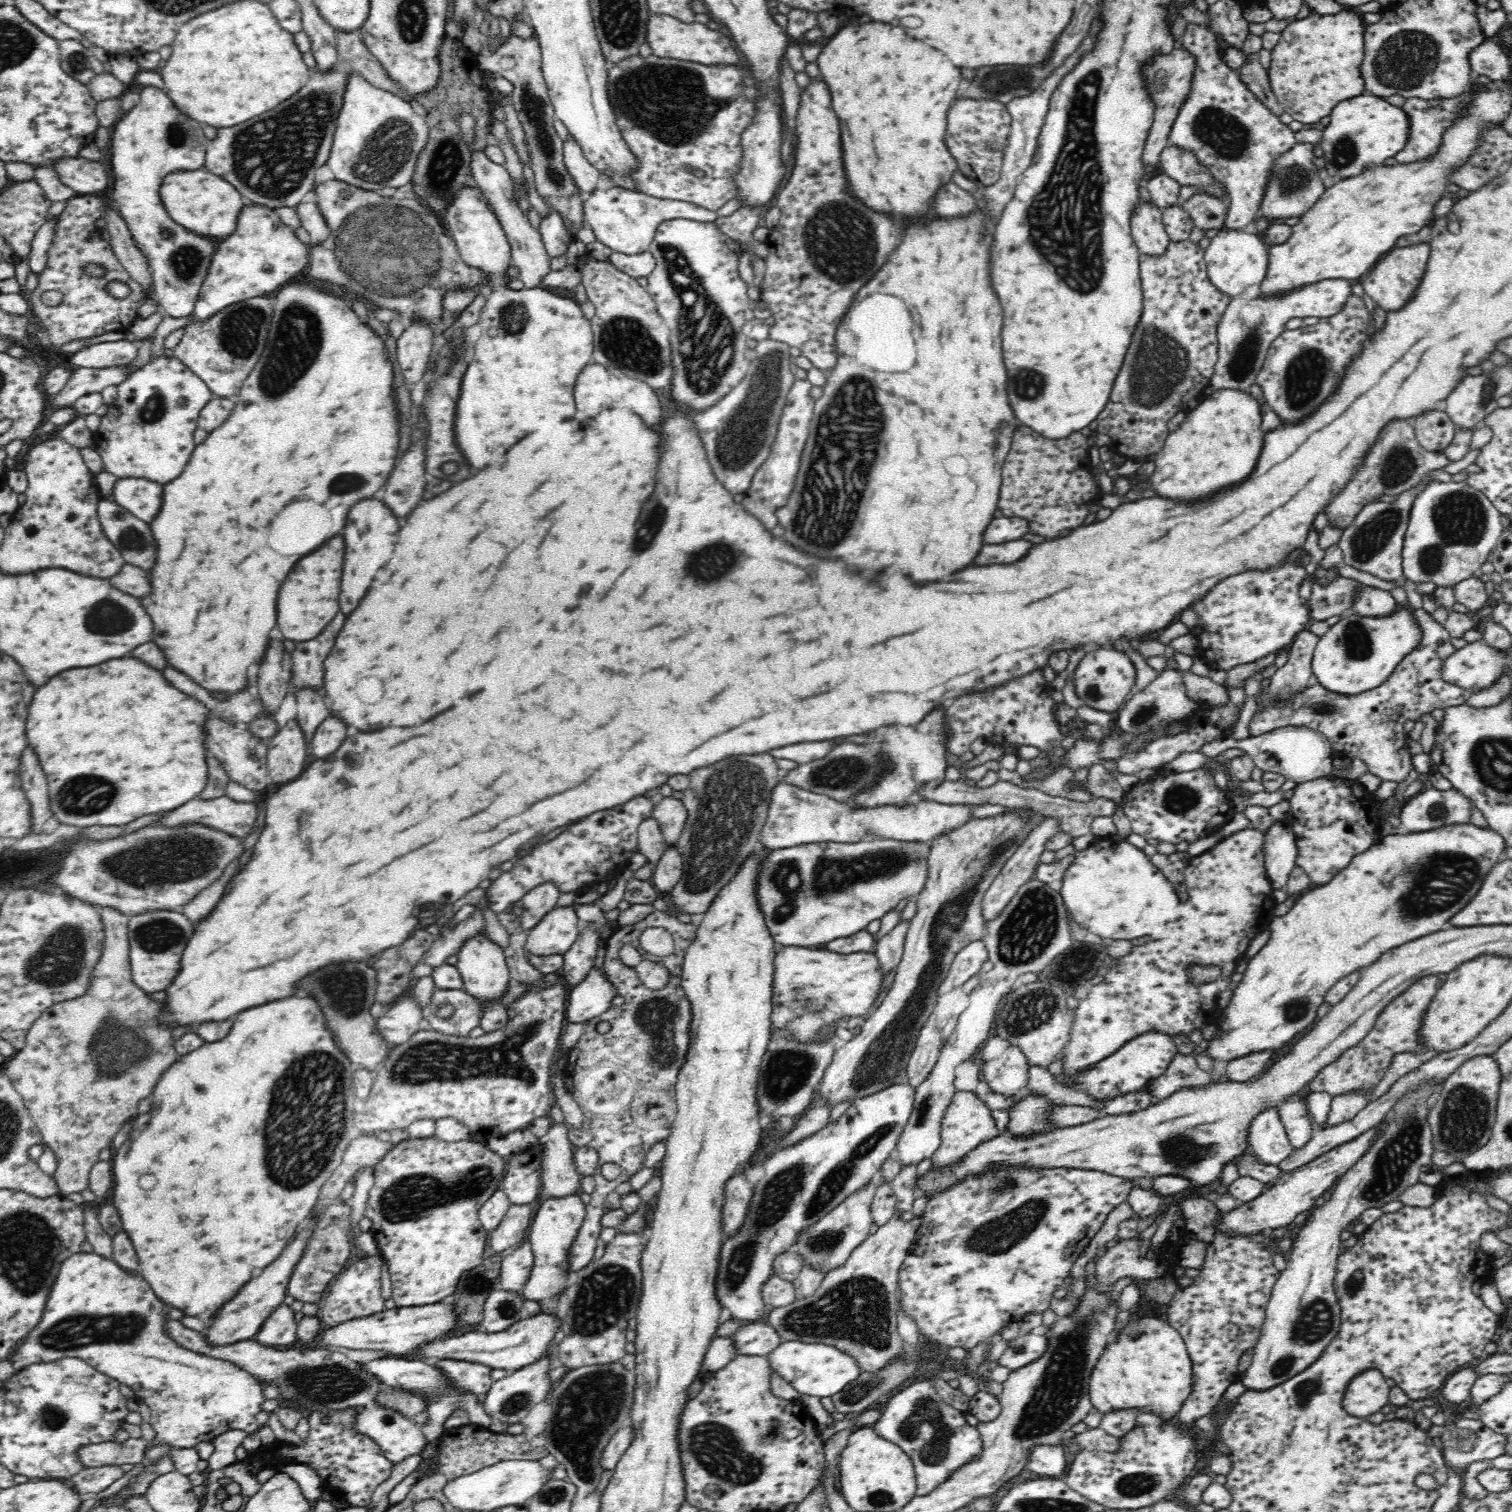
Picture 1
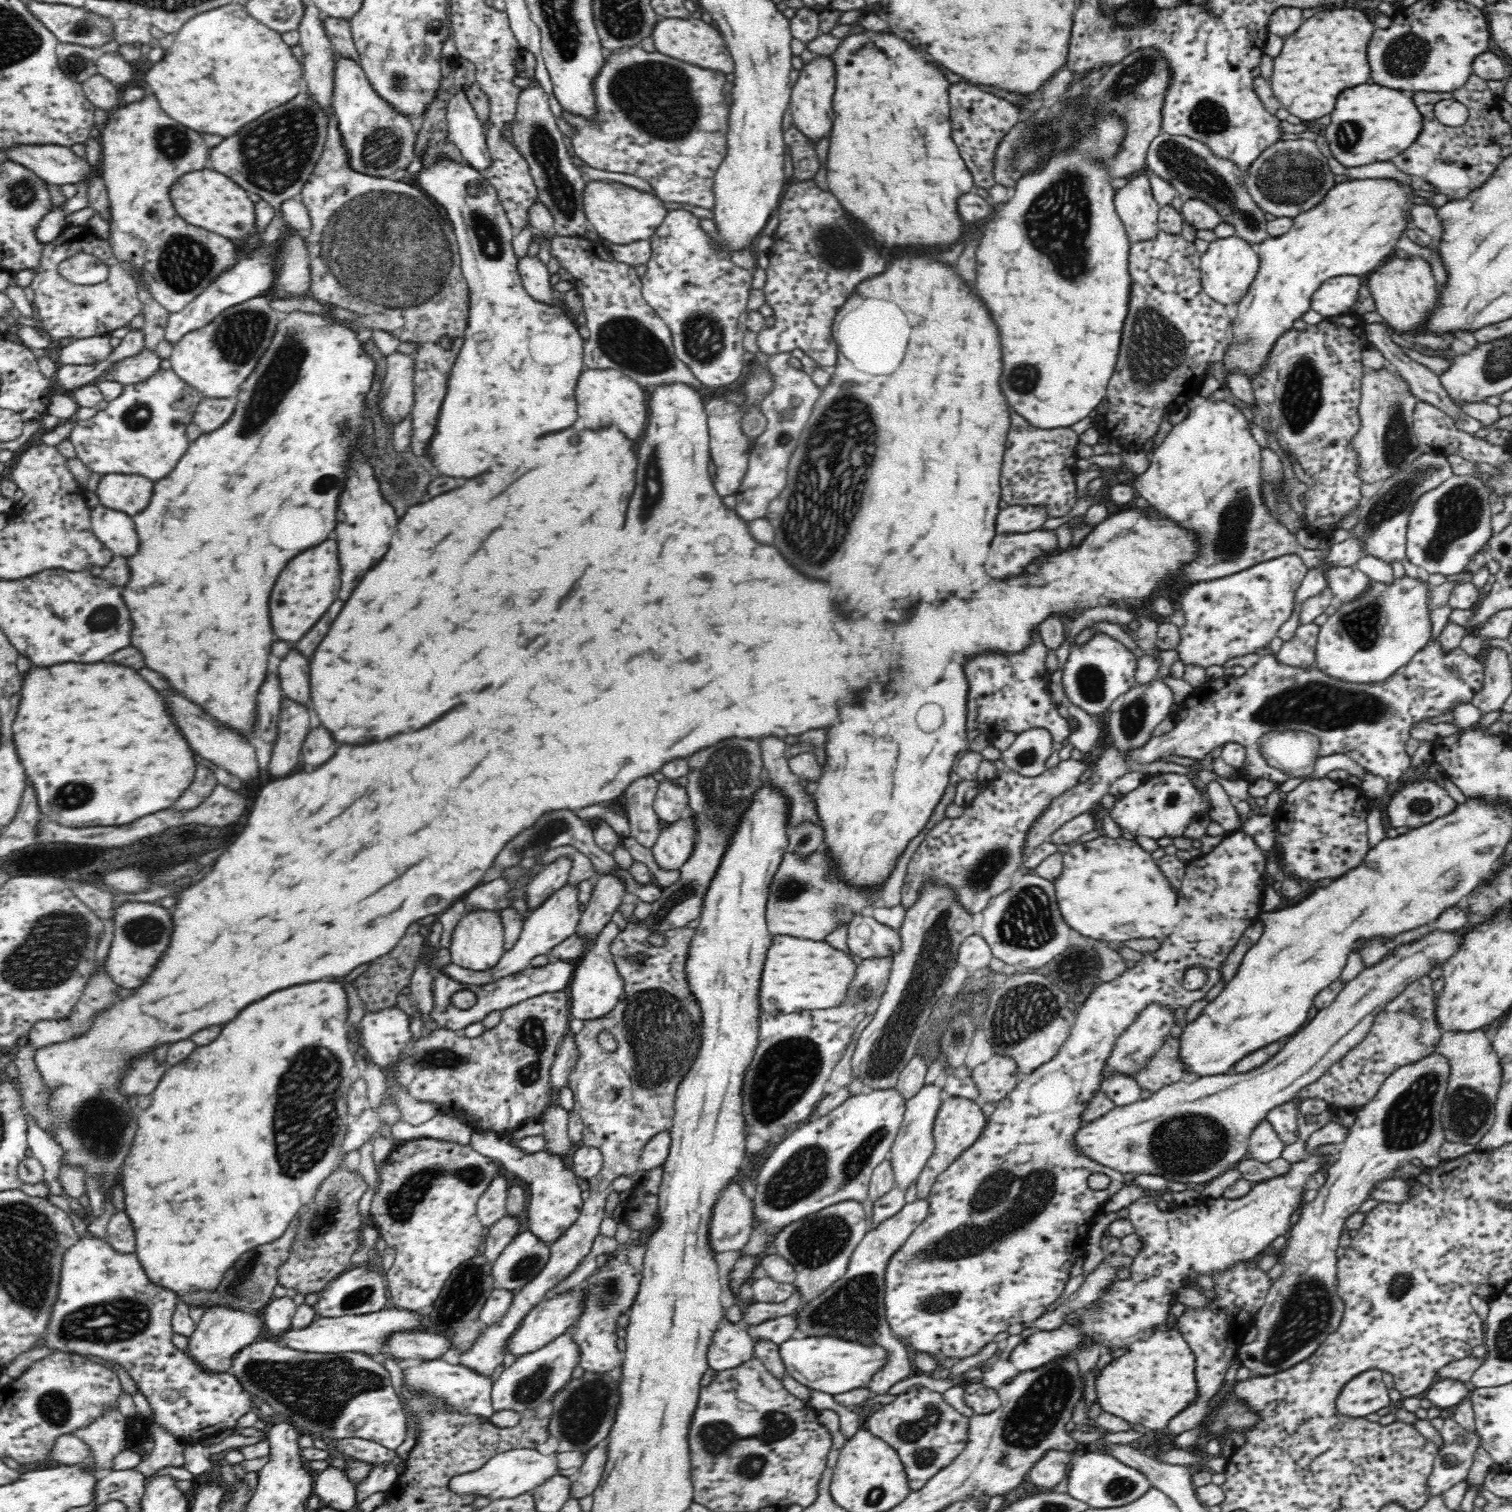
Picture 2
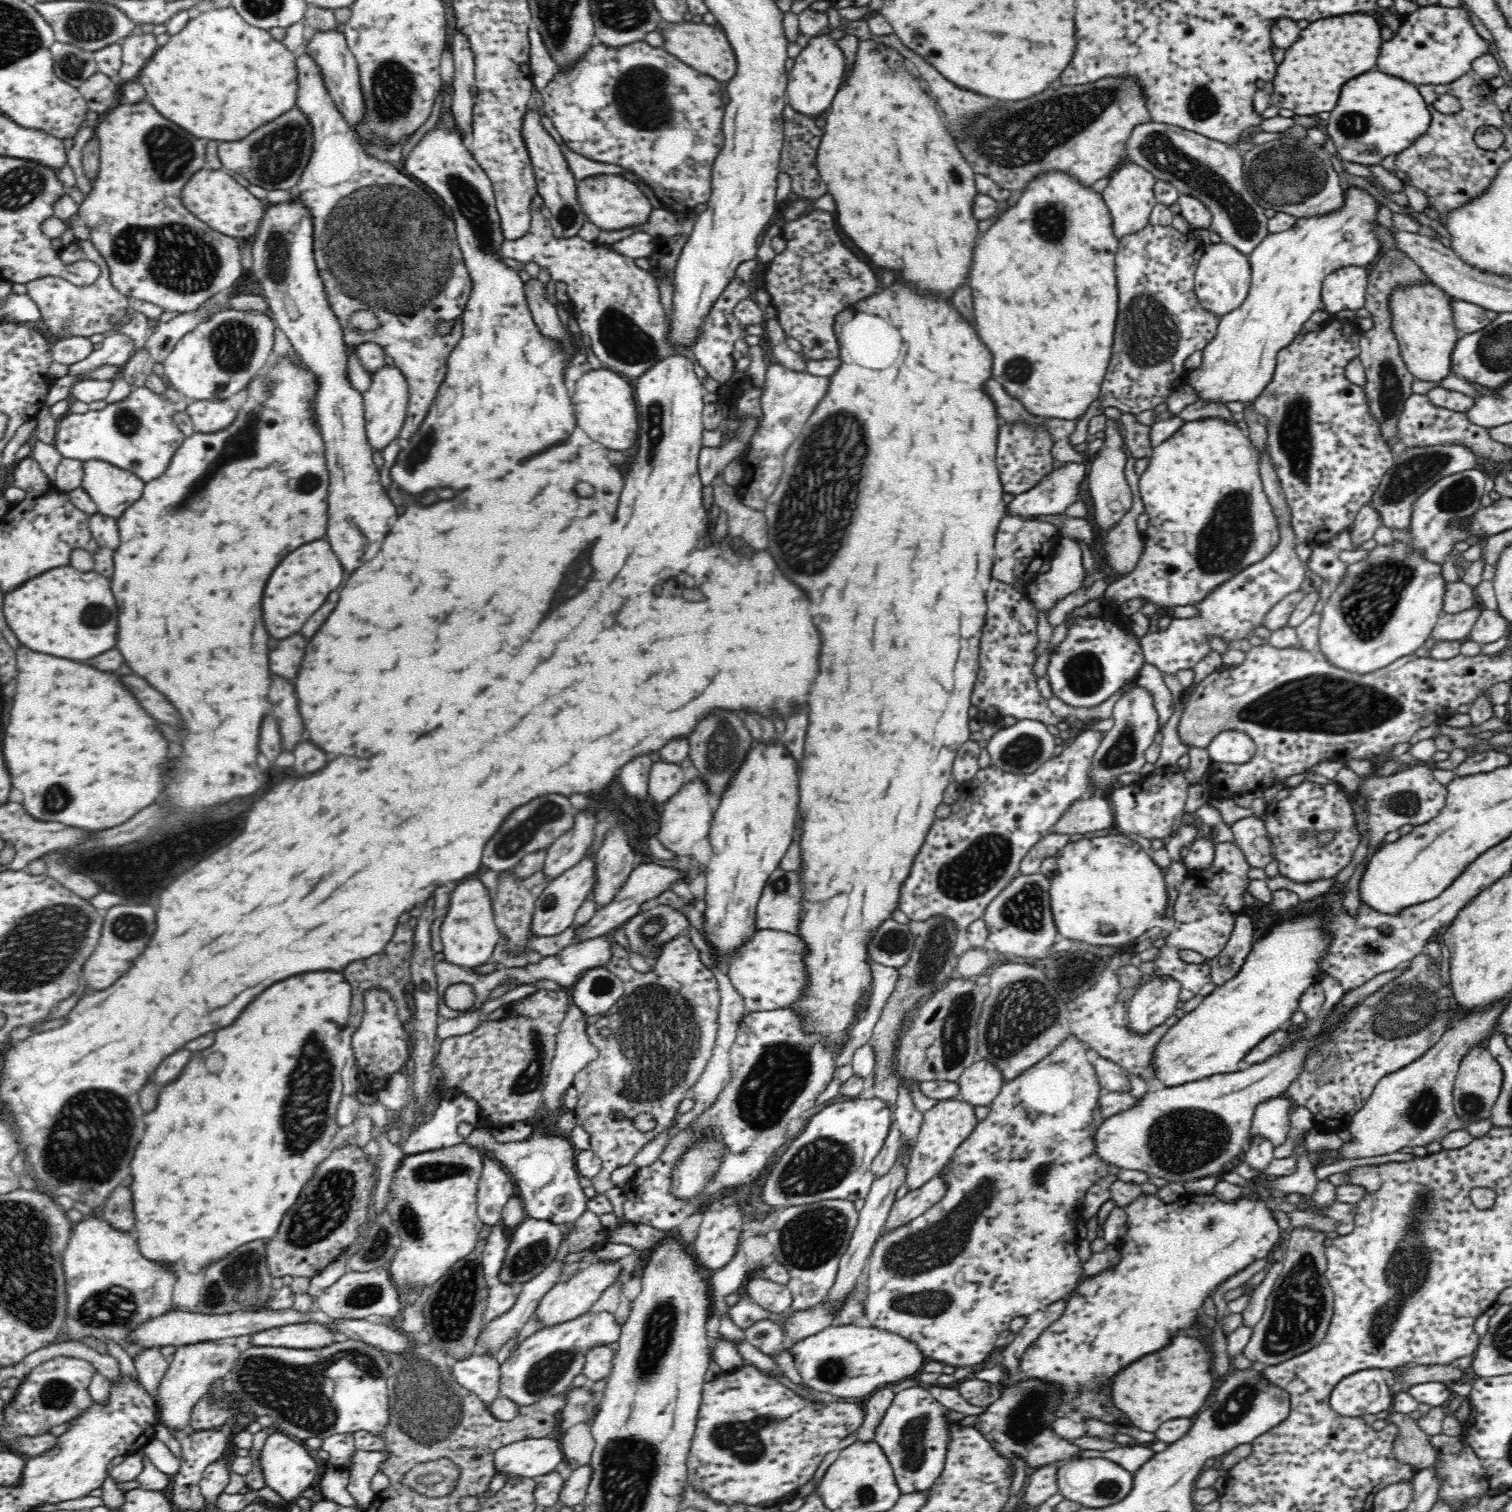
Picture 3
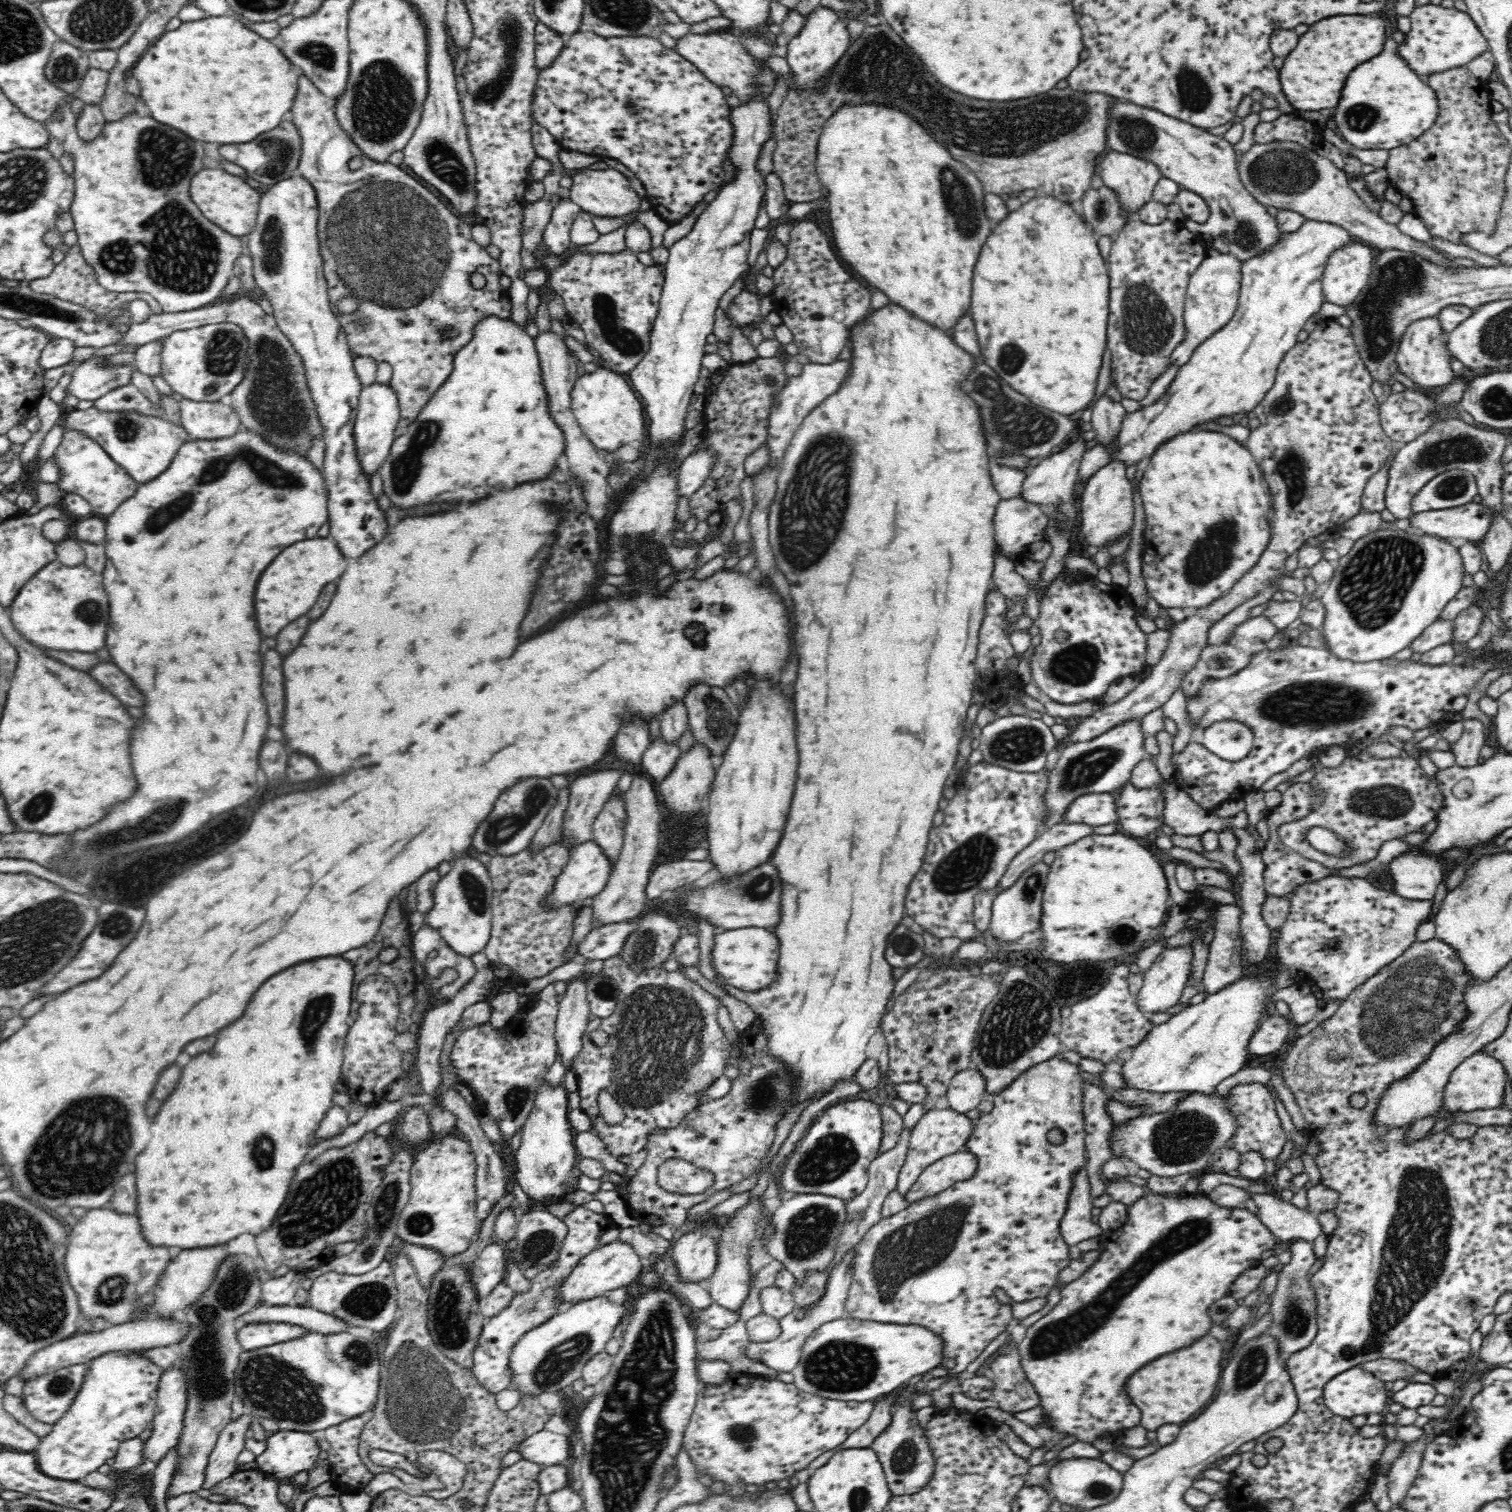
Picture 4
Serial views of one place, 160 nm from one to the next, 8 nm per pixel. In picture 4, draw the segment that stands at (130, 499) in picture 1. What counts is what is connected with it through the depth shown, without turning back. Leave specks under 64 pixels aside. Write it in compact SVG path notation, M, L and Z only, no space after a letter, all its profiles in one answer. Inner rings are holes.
M66 431L53 456L65 471L63 480L57 482L59 487L66 493L73 492L85 498L93 510L92 515L111 515L137 491L139 482L136 482L125 468L114 462L98 443L78 431Z

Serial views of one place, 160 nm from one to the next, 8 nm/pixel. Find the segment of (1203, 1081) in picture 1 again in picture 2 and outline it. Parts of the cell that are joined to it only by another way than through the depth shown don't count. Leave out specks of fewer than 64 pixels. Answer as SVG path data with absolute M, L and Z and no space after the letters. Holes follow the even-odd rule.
M1168 1037L1153 1059L1135 1074L1140 1087L1152 1093L1164 1086L1192 1078L1191 1068L1179 1057L1179 1041Z

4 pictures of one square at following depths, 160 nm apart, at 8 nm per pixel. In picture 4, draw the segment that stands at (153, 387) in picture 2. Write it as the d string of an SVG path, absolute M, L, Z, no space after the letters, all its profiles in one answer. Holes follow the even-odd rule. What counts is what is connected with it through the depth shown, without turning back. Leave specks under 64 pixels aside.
M95 407L87 410L74 409L60 423L64 433L78 431L98 443L114 462L125 468L126 472L139 483L148 482L164 472L180 446L191 439L188 431L182 426L162 417L148 416L133 410L108 412Z

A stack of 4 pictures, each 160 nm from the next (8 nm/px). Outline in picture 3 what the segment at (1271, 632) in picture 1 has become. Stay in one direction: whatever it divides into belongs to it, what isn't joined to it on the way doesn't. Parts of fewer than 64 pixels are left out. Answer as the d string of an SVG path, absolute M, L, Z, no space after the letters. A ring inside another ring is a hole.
M1254 401L1243 403L1243 420L1249 431L1248 438L1258 452L1260 478L1270 501L1272 512L1279 526L1280 540L1278 546L1264 560L1257 561L1242 569L1226 582L1218 584L1216 588L1196 604L1192 604L1198 611L1198 615L1184 620L1172 620L1166 630L1157 634L1148 634L1140 639L1143 656L1155 668L1163 674L1175 675L1180 670L1192 670L1206 656L1212 654L1211 640L1218 637L1227 645L1236 647L1240 641L1247 639L1253 643L1259 642L1255 635L1255 629L1264 627L1264 620L1286 595L1300 589L1300 584L1307 576L1307 566L1300 560L1297 553L1297 536L1291 523L1291 510L1287 503L1280 477L1275 463L1272 462L1268 452L1268 431L1258 421L1259 413L1254 408Z

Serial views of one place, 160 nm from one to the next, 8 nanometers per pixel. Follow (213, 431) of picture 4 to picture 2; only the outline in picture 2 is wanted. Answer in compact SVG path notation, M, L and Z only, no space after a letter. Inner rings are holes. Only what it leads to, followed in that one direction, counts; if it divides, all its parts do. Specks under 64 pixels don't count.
M203 398L196 408L193 416L194 424L197 424L203 433L209 433L220 428L234 412L237 406L236 399Z

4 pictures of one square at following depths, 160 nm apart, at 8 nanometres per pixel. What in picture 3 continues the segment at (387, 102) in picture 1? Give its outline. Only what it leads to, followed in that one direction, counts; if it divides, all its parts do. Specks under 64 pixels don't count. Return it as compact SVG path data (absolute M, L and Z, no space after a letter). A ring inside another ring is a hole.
M307 31L305 38L307 41L305 51L309 52L313 60L318 63L322 78L332 100L350 125L350 129L357 134L359 144L363 148L374 146L380 150L388 150L388 152L392 150L396 143L390 145L390 141L384 139L384 137L369 137L366 139L366 137L362 137L362 134L358 133L359 124L365 121L365 112L368 110L365 106L364 95L361 89L358 63L353 52L349 49L343 31Z

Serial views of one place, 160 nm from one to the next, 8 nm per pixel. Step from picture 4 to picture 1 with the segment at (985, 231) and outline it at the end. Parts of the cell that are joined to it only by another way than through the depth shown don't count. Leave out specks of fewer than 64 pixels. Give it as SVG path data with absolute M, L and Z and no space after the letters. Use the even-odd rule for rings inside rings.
M872 20L846 26L833 34L822 46L816 63L842 124L844 166L852 194L878 212L908 214L908 218L930 216L928 202L934 198L936 188L951 182L957 168L944 140L947 114L962 80L960 68L944 52L910 38L902 28Z

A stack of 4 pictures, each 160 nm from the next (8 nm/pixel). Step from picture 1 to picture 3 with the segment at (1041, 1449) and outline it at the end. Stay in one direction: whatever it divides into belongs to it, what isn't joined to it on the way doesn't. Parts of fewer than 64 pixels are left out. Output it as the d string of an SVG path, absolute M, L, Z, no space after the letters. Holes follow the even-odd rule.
M1119 1445L1114 1450L1100 1452L1099 1450L1082 1450L1078 1454L1074 1454L1075 1458L1095 1458L1103 1457L1116 1464L1122 1466L1129 1472L1135 1473L1142 1465L1145 1465L1154 1455L1151 1448L1141 1445L1134 1445L1133 1447L1127 1445ZM1059 1461L1050 1462L1044 1466L1037 1467L1029 1471L1026 1479L1026 1494L1024 1494L1024 1504L1027 1506L1038 1506L1050 1496L1059 1493L1058 1471Z

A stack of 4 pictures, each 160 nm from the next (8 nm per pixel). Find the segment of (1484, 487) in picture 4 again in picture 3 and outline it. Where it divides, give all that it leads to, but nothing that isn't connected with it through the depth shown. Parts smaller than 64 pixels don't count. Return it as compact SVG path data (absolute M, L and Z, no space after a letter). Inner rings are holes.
M1436 445L1431 447L1407 448L1402 453L1393 457L1392 466L1388 468L1382 477L1376 492L1370 500L1370 508L1380 515L1383 526L1388 527L1391 532L1394 530L1408 529L1411 522L1411 510L1414 502L1422 496L1426 489L1432 488L1438 480L1445 476L1476 469L1478 458L1462 447L1462 445Z

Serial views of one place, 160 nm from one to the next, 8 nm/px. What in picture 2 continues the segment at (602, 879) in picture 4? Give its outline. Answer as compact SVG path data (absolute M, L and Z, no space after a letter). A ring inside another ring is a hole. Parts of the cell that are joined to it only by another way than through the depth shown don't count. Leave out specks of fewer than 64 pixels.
M564 886L562 889L555 892L544 904L541 904L535 911L528 913L523 924L520 938L516 944L509 950L505 951L500 961L493 969L484 972L476 972L466 970L458 965L449 963L441 966L438 972L454 979L463 985L486 986L490 982L500 980L505 976L510 976L515 972L520 972L530 968L530 960L540 956L547 956L548 952L561 942L569 939L574 933L581 919L582 904L578 901L578 887Z

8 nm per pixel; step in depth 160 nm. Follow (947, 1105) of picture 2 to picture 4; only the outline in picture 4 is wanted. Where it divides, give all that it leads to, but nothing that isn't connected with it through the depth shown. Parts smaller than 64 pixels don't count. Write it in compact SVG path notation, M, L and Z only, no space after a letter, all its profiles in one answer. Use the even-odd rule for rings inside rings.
M951 1107L946 1108L946 1110L932 1108L926 1111L926 1114L920 1118L918 1124L912 1129L912 1136L909 1142L910 1150L908 1150L906 1162L897 1180L898 1192L905 1195L918 1180L922 1171L930 1167L930 1164L934 1164L934 1162L938 1162L938 1160L950 1156L950 1154L963 1151L964 1144L972 1135L972 1132L972 1120L966 1114L955 1112Z

